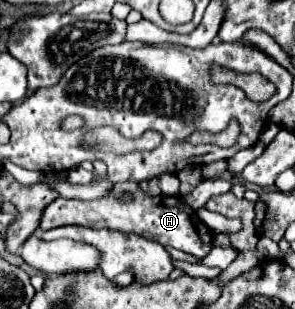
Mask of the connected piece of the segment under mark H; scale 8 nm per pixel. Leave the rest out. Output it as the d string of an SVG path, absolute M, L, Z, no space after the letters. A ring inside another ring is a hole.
M117 183L113 187L113 193L105 199L95 199L95 201L57 197L53 203L45 207L39 229L47 231L53 227L61 227L61 225L89 225L95 229L109 227L109 229L123 231L123 233L137 233L161 245L171 245L199 259L205 257L209 249L213 247L213 233L199 221L199 217L195 215L191 207L181 203L179 197L161 197L161 195L149 197L149 195L139 193L139 187L135 183ZM123 195L127 195L129 199L123 201L121 199Z

